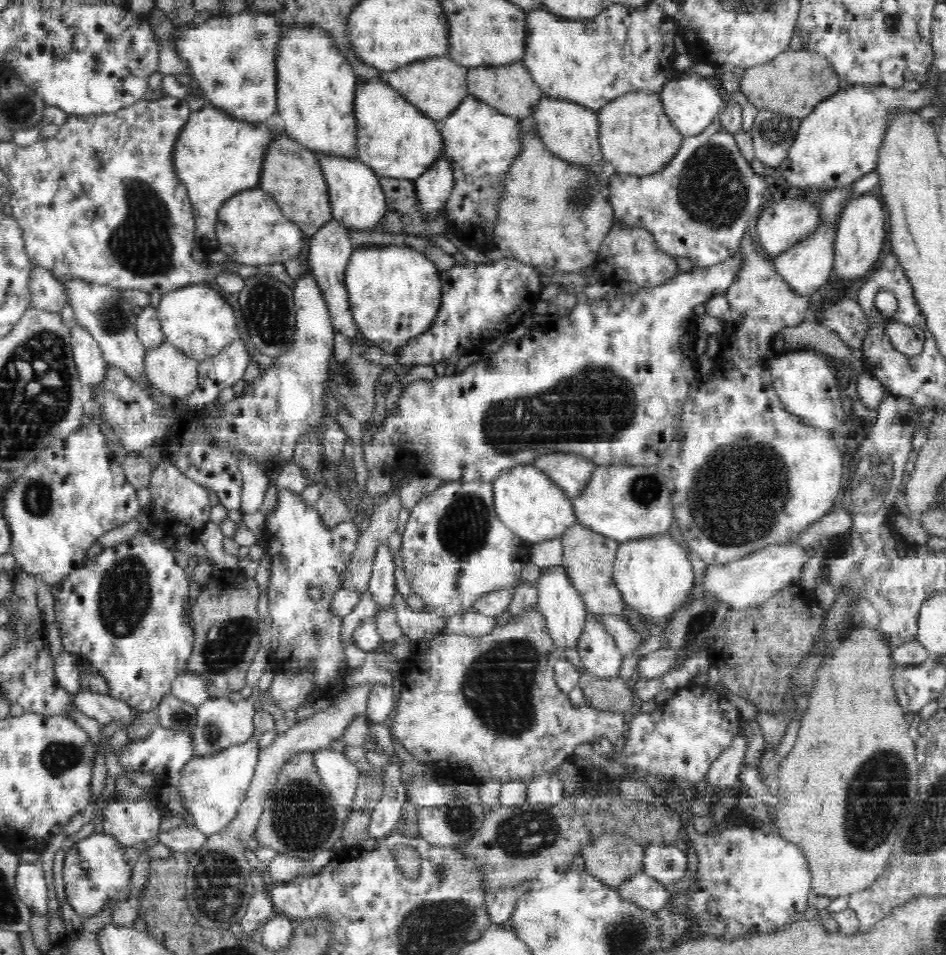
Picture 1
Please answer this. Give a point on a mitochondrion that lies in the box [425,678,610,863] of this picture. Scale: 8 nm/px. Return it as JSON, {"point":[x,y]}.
{"point":[522,834]}

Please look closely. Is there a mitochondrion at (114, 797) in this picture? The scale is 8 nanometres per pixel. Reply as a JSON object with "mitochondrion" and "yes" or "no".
{"mitochondrion":"no"}

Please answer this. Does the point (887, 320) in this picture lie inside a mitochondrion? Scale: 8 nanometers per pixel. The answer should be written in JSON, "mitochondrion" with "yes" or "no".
{"mitochondrion":"no"}

